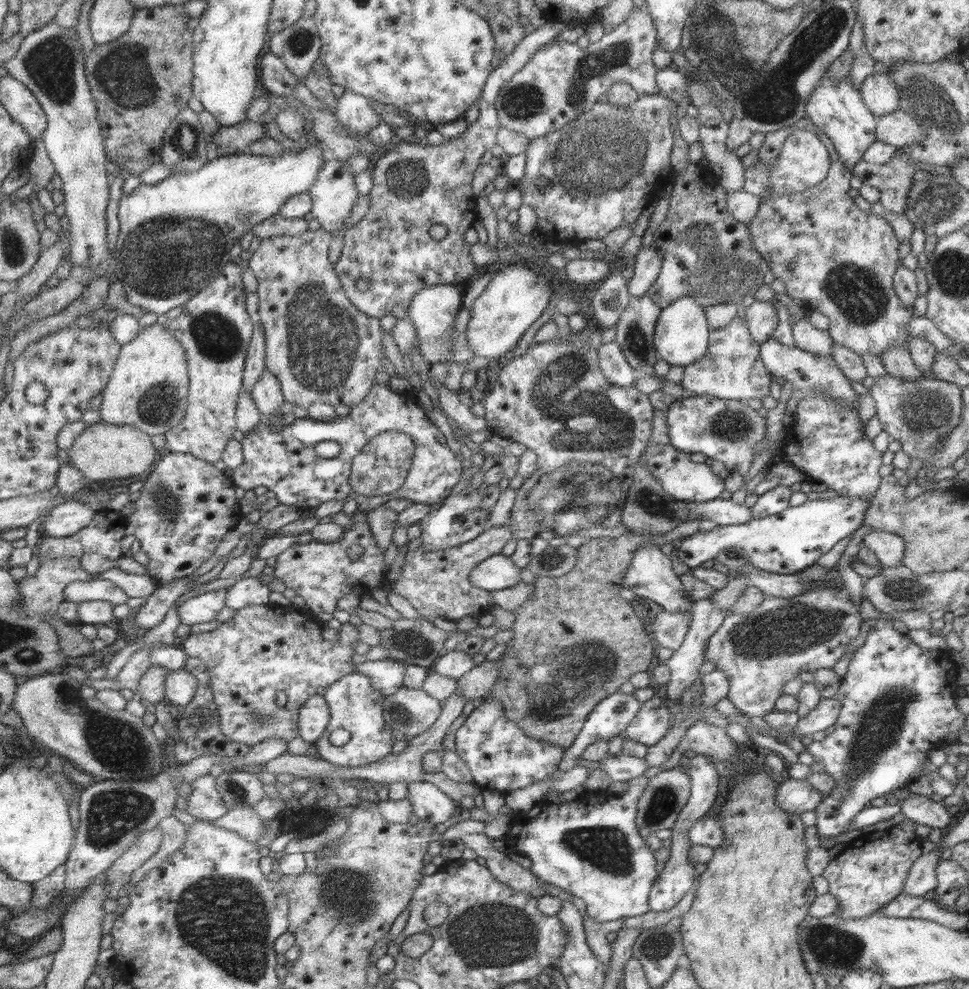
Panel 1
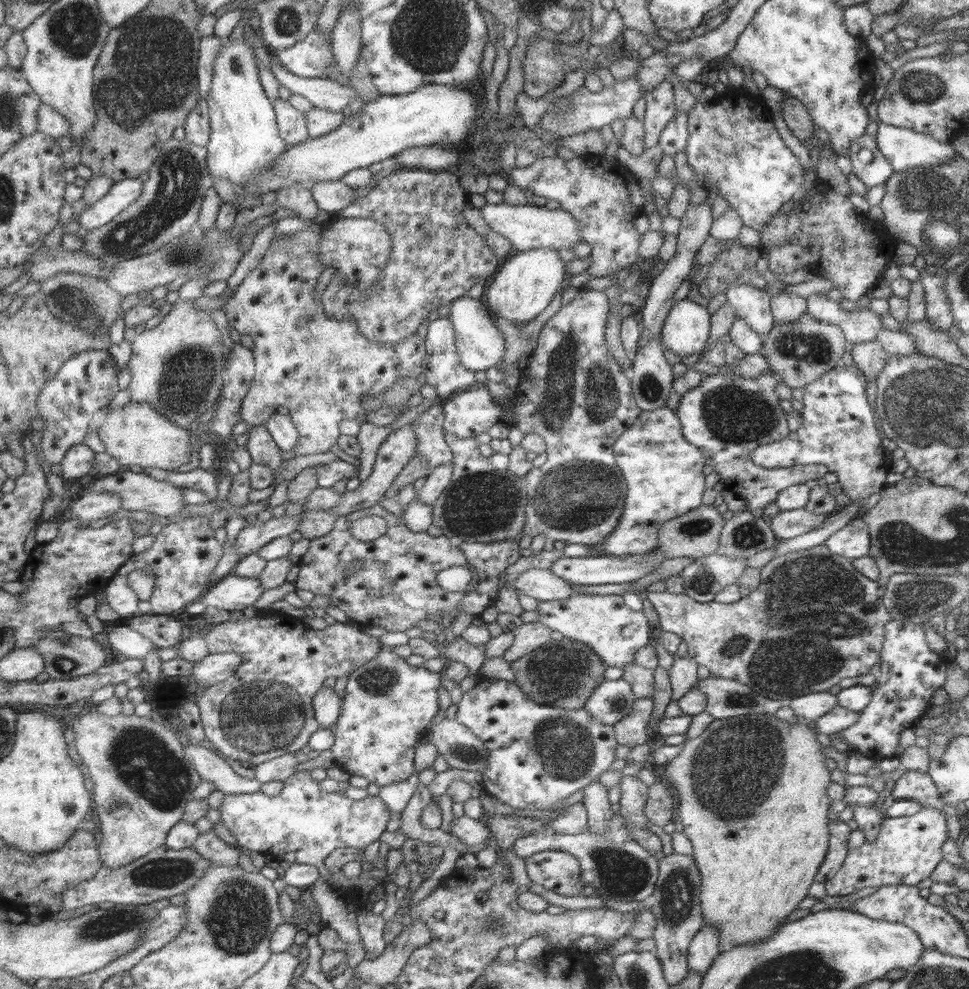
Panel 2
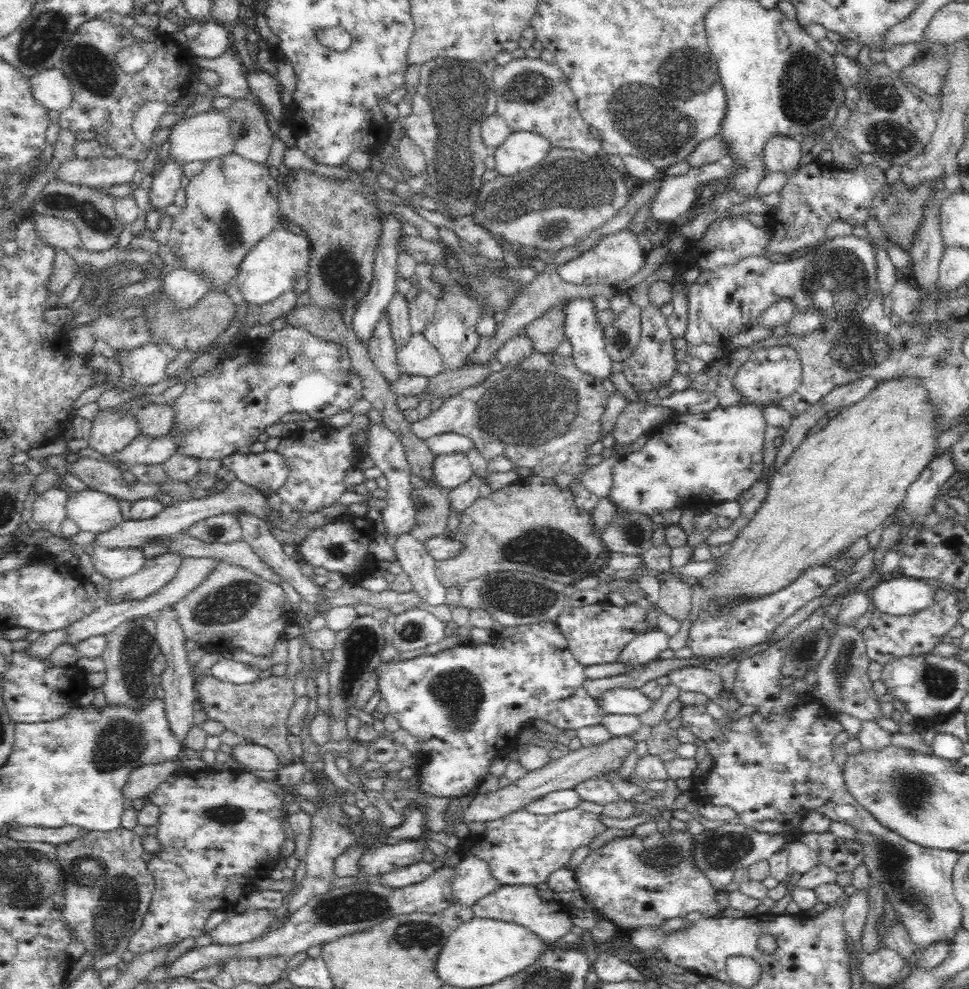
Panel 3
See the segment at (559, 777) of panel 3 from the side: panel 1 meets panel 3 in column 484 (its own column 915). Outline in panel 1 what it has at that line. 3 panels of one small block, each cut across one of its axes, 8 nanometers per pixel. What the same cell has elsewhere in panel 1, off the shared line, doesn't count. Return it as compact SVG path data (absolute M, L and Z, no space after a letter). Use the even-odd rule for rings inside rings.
M911 793L903 801L899 801L899 804L900 813L905 819L931 829L944 828L951 820L945 806L930 800L927 795Z

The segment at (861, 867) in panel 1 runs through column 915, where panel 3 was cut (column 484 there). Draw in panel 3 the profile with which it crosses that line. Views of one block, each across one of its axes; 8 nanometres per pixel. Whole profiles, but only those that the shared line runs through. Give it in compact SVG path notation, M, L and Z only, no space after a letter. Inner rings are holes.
M580 807L556 812L552 815L533 814L520 810L486 823L488 834L471 835L457 848L461 856L474 853L488 861L492 875L504 885L539 885L546 882L552 872L566 867L572 852L588 845L596 836L608 830L601 816Z

